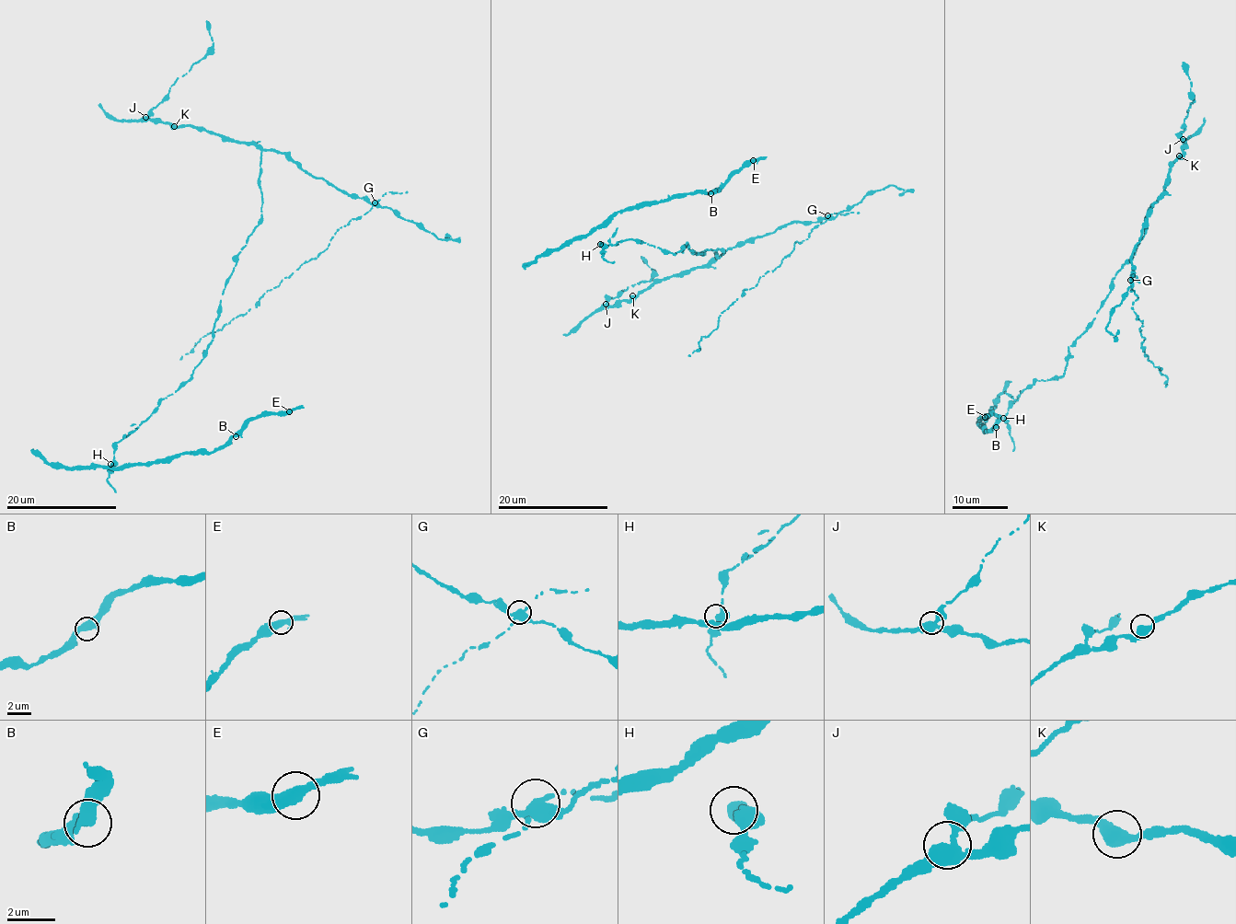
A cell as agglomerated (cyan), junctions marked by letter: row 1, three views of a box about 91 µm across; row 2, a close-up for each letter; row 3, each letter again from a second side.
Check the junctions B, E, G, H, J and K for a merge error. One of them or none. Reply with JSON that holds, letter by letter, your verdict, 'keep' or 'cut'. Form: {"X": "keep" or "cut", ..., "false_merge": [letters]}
{"B": "keep", "E": "keep", "G": "cut", "H": "keep", "J": "keep", "K": "keep", "false_merge": ["G"]}

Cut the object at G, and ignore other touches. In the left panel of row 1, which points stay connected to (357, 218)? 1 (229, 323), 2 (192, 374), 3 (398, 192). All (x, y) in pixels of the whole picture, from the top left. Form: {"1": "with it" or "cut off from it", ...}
{"1": "with it", "2": "cut off from it", "3": "with it"}

